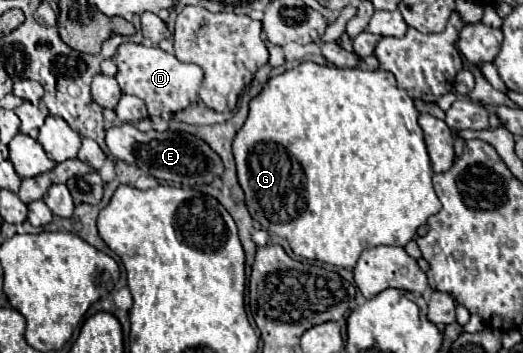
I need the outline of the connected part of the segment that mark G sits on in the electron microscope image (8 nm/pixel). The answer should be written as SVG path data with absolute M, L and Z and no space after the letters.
M305 61L281 75L271 77L263 91L251 99L249 103L249 117L245 121L245 125L237 131L237 137L233 139L233 155L235 155L235 163L237 163L237 177L239 177L239 185L245 191L245 199L247 199L247 209L251 213L251 217L255 221L259 221L259 225L269 231L275 233L283 239L289 241L291 251L297 257L303 259L317 259L323 263L331 263L337 267L355 267L359 255L363 249L371 249L377 245L407 245L415 233L417 227L427 223L427 217L437 213L441 209L441 203L435 195L431 177L433 177L433 167L429 161L429 153L427 153L427 145L423 139L423 131L417 123L417 109L413 105L413 99L397 87L393 73L389 71L369 71L369 69L339 69L333 65L317 65L311 61Z

